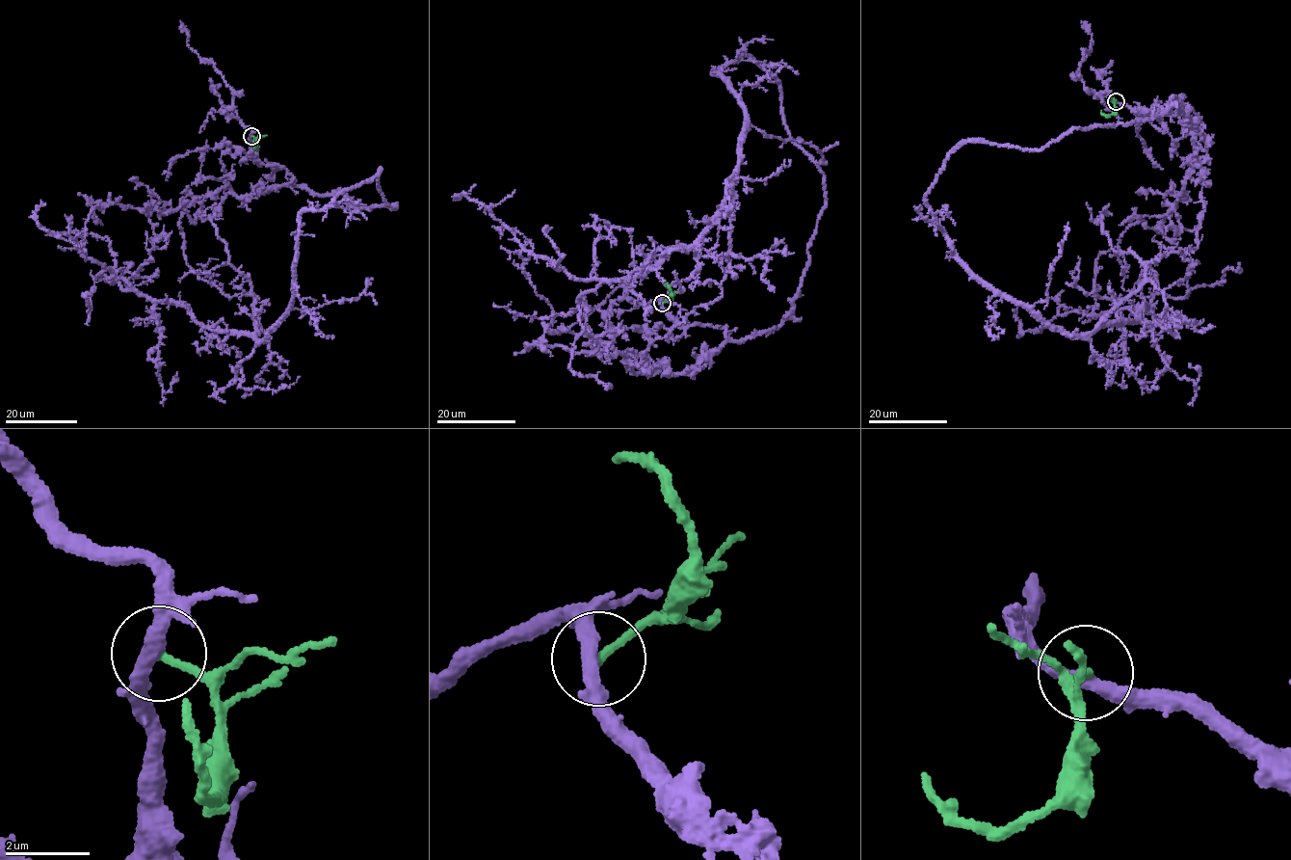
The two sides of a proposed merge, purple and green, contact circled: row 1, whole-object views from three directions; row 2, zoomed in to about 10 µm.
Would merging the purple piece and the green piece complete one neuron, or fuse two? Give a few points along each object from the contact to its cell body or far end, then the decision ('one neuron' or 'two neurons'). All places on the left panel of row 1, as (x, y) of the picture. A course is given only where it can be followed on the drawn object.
course purple (250, 135), (289, 186), (179, 219), (197, 277), (257, 298), (253, 334), (82, 256), (116, 201); course green (250, 135), (255, 139), (256, 147), (253, 140); two neurons

